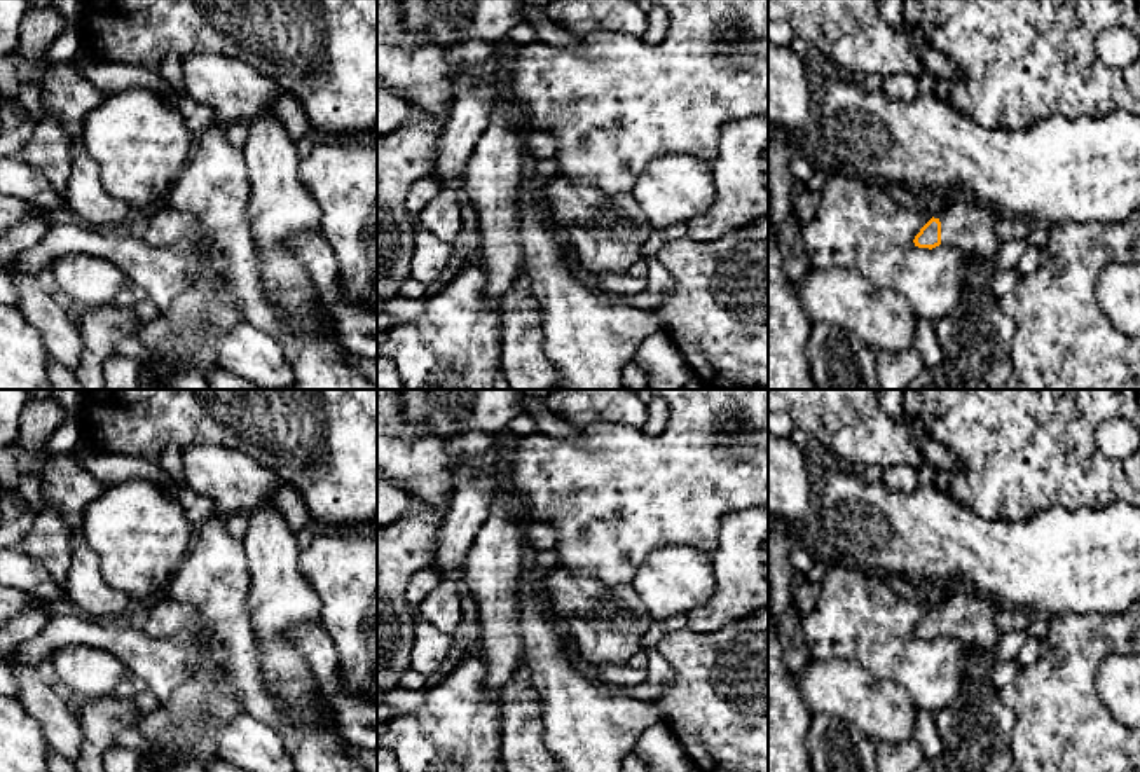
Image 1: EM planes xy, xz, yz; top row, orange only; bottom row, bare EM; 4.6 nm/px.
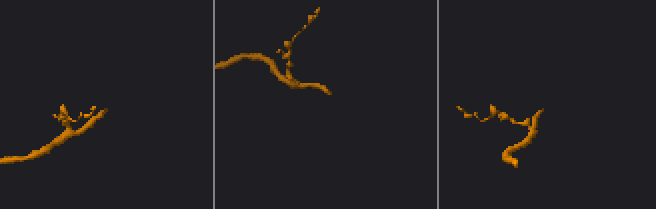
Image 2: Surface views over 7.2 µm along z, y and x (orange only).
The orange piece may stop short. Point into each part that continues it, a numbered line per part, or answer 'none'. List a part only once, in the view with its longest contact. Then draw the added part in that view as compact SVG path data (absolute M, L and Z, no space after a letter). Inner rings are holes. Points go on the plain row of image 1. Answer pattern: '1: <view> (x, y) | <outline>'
1: yz (975, 727) | M955 590L948 592L941 613L941 636L951 638L964 650L964 676L957 695L936 713L937 734L943 741L943 765L946 772L1007 772L1013 765L1011 734L1016 725L1013 707L999 699L999 688L986 681L986 672L997 662L1000 631L995 615L1000 606L992 599Z

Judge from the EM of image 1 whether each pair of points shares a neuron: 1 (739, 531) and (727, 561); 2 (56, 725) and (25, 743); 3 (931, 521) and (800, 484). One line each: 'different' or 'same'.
1: same
2: different
3: different

